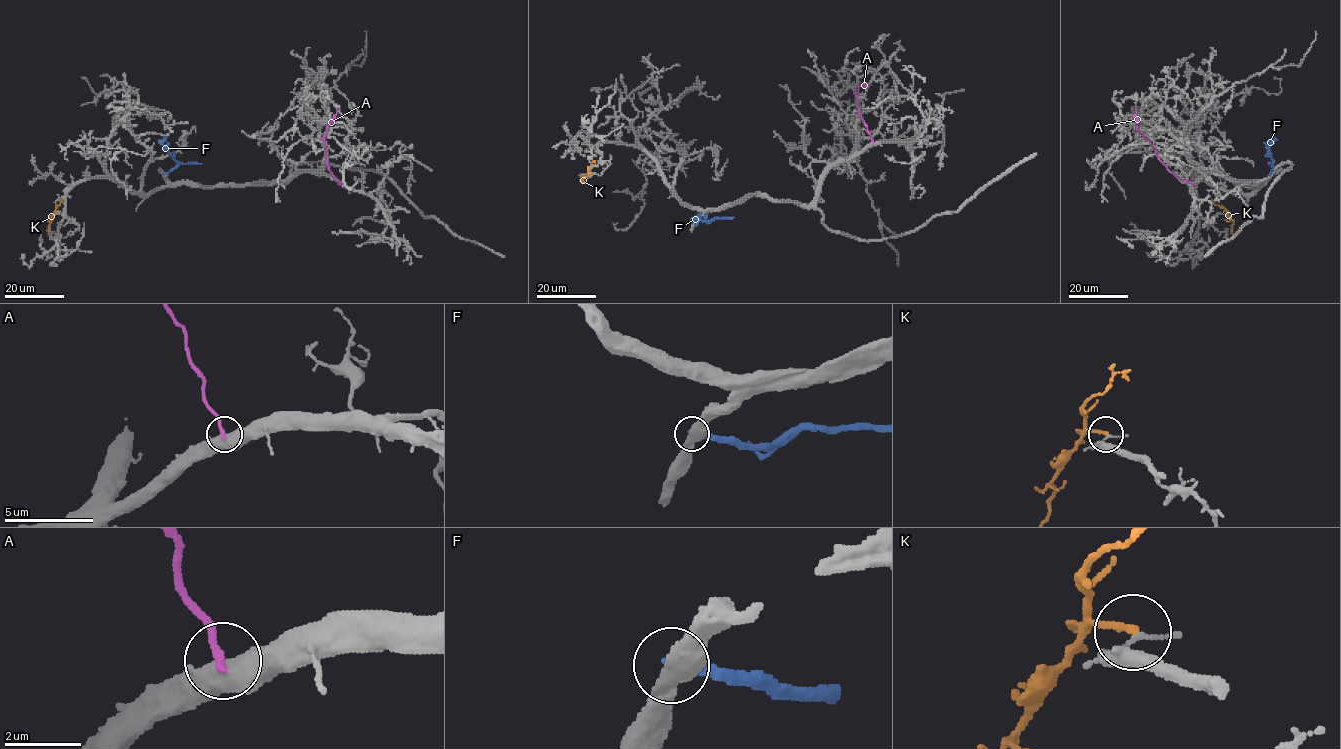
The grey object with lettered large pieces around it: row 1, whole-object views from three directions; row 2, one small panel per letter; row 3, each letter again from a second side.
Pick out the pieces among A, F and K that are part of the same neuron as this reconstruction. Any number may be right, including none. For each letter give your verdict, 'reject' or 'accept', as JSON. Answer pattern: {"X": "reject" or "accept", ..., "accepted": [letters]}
{"A": "reject", "F": "reject", "K": "reject", "accepted": []}

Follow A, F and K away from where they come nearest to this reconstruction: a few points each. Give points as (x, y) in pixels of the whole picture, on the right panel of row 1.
A: (1194, 184), (1176, 177), (1159, 159), (1150, 141), (1137, 129), (1136, 109)
F: (1270, 175), (1274, 160), (1268, 144), (1276, 139)
K: (1224, 211), (1233, 222), (1232, 234)

